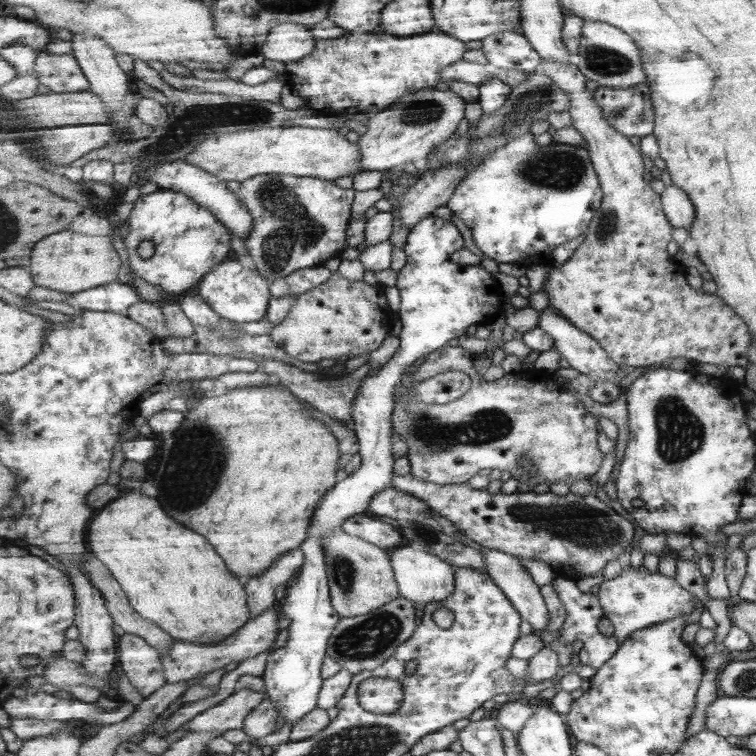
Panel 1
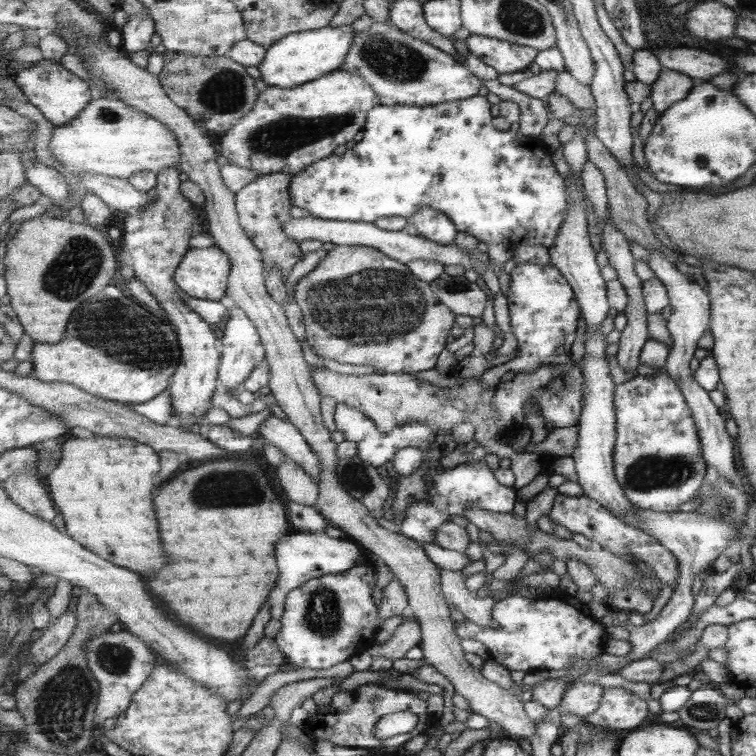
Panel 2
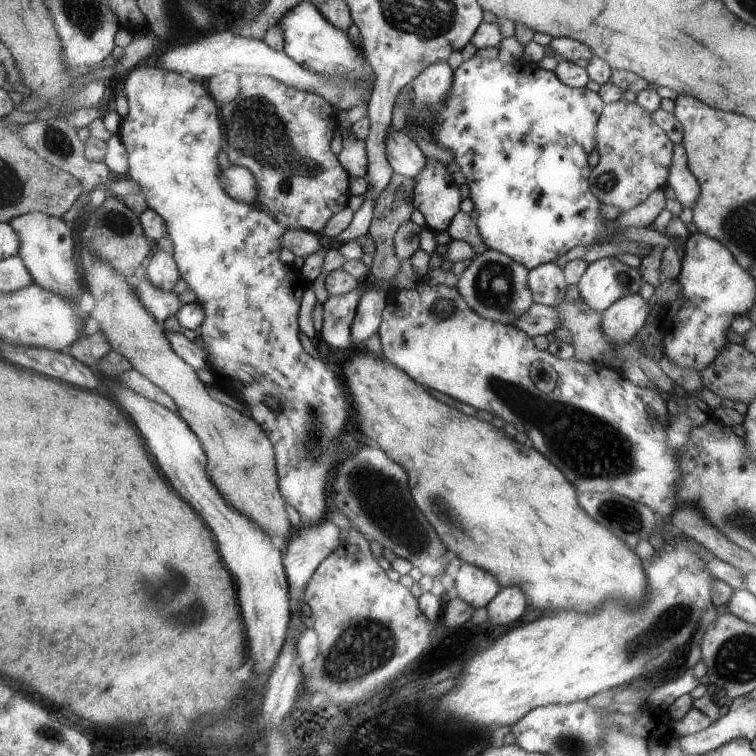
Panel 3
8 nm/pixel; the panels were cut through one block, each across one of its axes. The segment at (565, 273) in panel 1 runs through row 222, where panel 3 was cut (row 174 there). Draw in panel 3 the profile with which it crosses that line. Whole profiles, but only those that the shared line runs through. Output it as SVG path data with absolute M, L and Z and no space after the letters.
M625 99L606 104L595 128L598 164L592 168L590 187L603 204L626 213L645 202L656 190L663 189L672 174L672 138L656 123L652 113L637 102Z

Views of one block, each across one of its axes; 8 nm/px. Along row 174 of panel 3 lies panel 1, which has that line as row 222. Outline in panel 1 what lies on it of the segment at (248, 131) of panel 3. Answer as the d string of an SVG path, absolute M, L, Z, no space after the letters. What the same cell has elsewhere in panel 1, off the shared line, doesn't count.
M260 174L258 177L243 181L241 188L236 193L254 218L254 227L249 233L249 237L244 240L249 254L248 260L270 282L289 276L289 274L293 274L294 270L322 266L331 258L340 258L346 249L355 189L341 188L334 181L321 177Z

